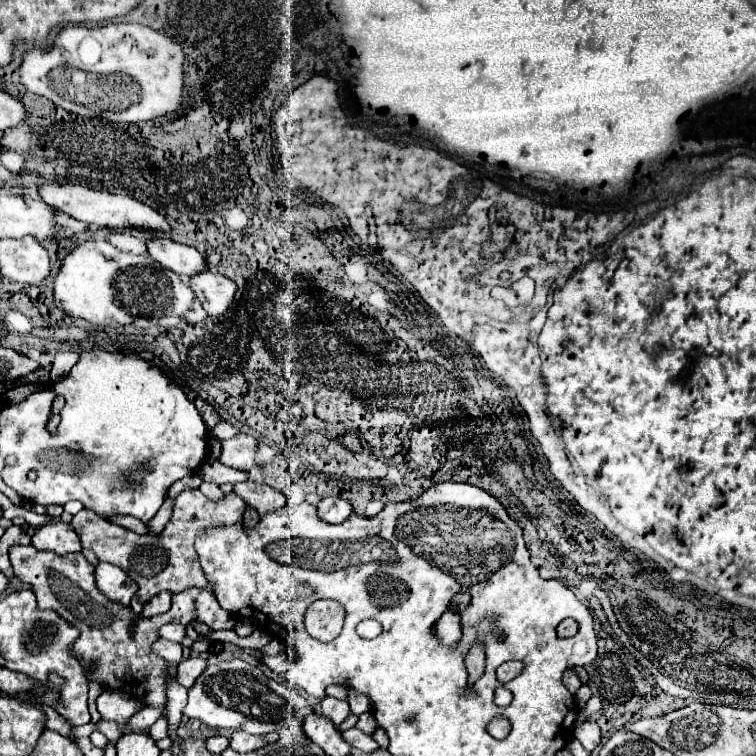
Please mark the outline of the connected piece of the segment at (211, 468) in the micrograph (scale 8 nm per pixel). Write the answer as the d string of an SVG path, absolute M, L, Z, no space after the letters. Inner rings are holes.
M208 458L204 462L204 466L200 466L200 476L202 476L202 480L210 480L210 482L216 482L216 484L226 484L226 482L238 484L238 482L244 482L248 478L246 472L228 468L222 462L212 460L212 458Z

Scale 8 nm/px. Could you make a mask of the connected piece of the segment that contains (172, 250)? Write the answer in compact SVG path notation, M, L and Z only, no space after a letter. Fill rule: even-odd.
M154 238L148 242L148 254L160 262L164 268L170 268L178 276L192 278L194 274L202 274L208 270L206 258L190 246L178 244L170 238Z

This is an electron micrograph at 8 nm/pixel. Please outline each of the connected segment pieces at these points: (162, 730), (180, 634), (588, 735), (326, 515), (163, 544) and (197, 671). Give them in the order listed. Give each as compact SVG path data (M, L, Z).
M158 718L158 720L152 724L152 728L150 728L150 738L152 738L152 740L162 740L162 738L168 736L166 730L168 730L168 720L166 720L166 718Z
M166 624L164 628L160 628L160 638L172 640L172 642L182 642L186 638L186 626L182 624Z
M582 722L582 724L576 724L574 728L574 738L580 740L580 744L592 752L598 744L600 744L600 728L596 722Z
M328 496L328 498L320 500L320 504L318 504L318 516L320 516L320 520L324 520L328 524L342 524L350 514L352 514L352 506L342 498Z
M186 490L182 492L174 502L174 514L162 534L148 536L148 534L136 534L128 528L122 528L118 524L112 524L110 520L98 516L92 510L80 510L70 526L78 534L84 548L92 550L100 562L110 562L122 568L130 578L134 578L140 586L138 598L142 602L148 602L152 596L156 596L162 590L170 590L172 594L184 592L188 588L204 588L214 592L212 584L208 582L198 552L194 548L196 536L204 530L212 530L218 526L236 526L244 520L246 502L236 494L226 494L224 502L208 502L200 490Z
M190 656L190 658L182 660L176 668L176 682L182 684L184 688L190 688L192 682L196 682L196 678L202 674L206 664L208 662L202 656Z

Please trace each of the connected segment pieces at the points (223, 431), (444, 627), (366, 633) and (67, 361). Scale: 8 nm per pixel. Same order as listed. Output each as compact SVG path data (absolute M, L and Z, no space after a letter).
M220 422L210 434L214 434L218 440L228 440L228 438L234 438L238 432L240 432L240 430L238 430L234 424L230 424L230 422Z
M446 610L444 616L436 622L436 630L434 630L436 638L440 644L448 646L448 648L456 648L458 640L462 638L462 624L460 624L460 616L454 610Z
M365 619L357 625L356 632L362 638L372 639L382 632L382 626L376 620Z
M58 352L54 356L54 362L52 362L52 374L50 374L50 378L54 382L60 380L60 378L64 378L72 370L72 366L76 362L78 362L78 354L76 352Z

